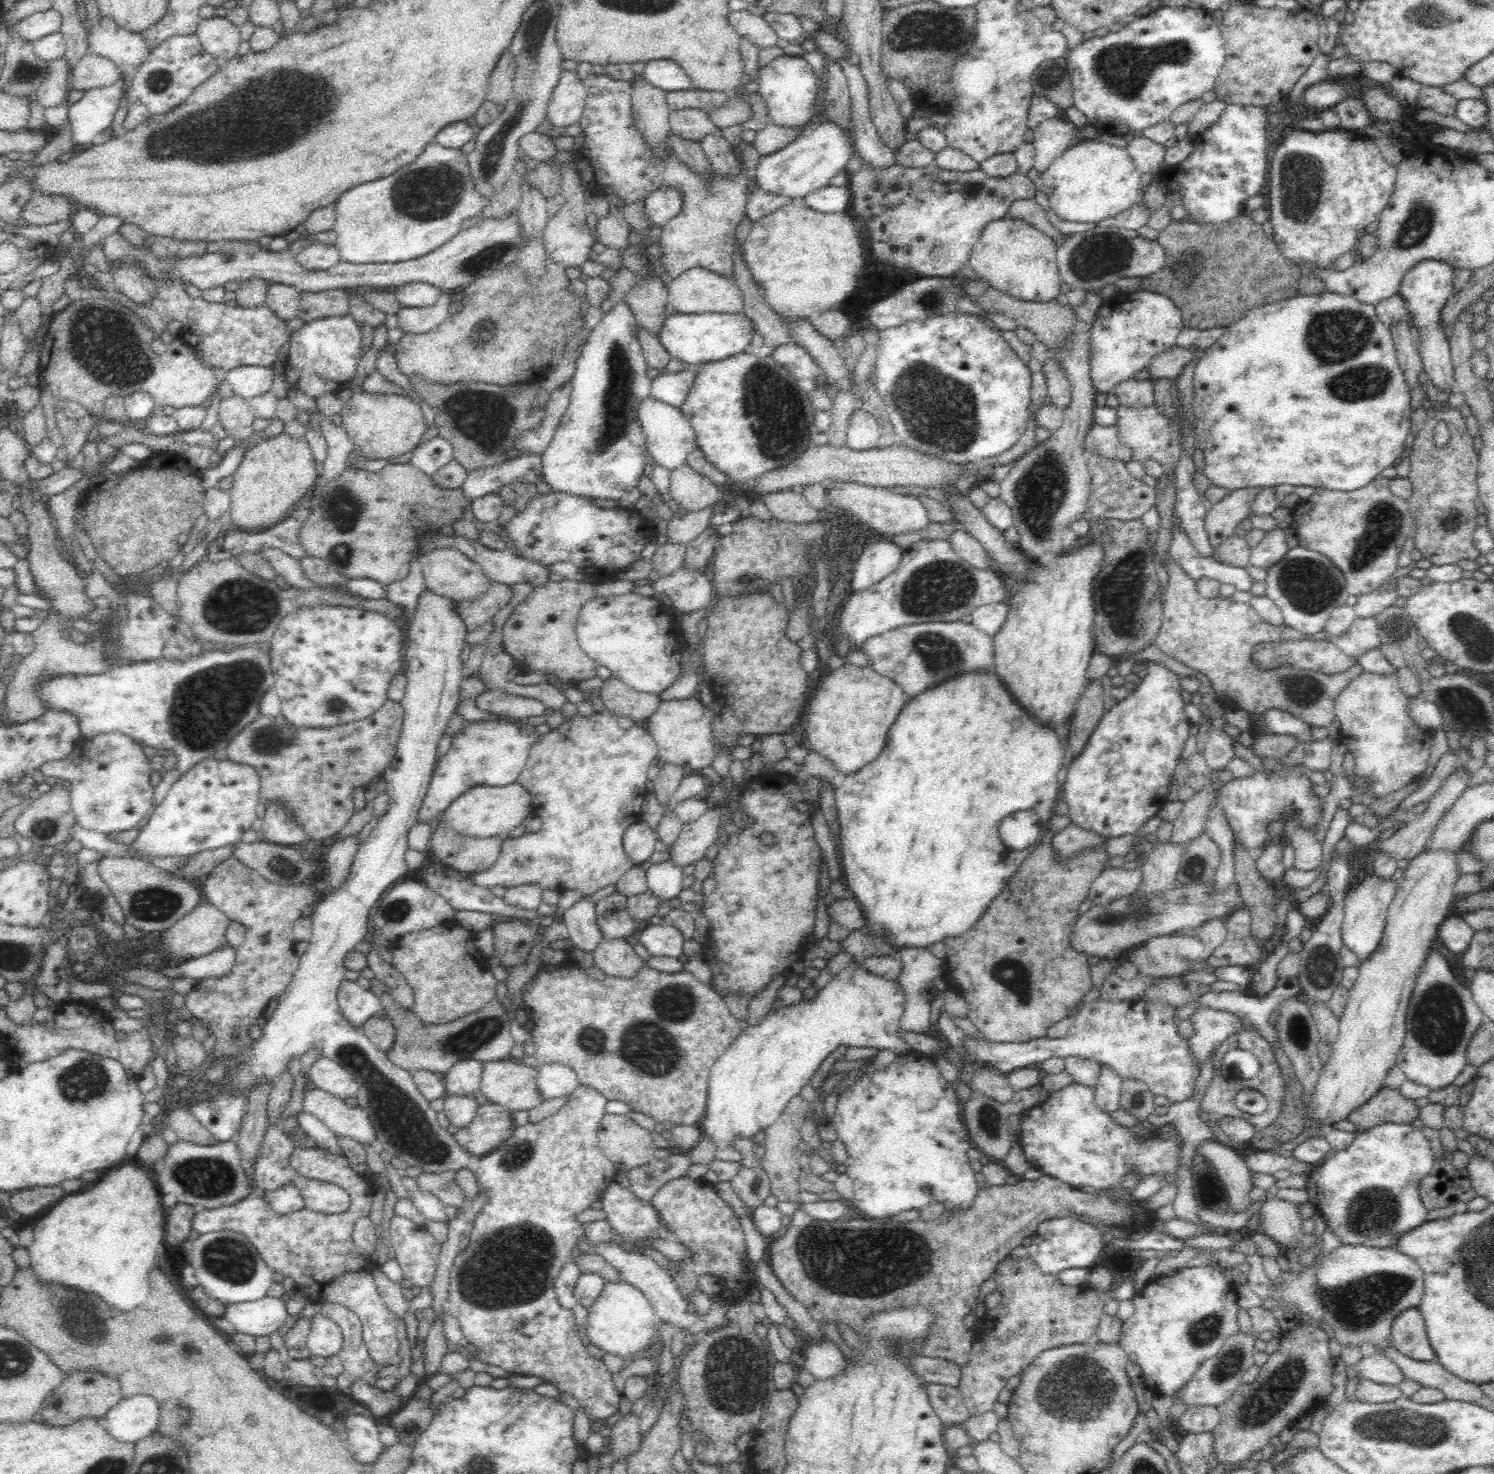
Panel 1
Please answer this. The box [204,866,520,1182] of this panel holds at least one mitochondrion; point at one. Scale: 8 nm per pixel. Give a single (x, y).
(403, 1121)

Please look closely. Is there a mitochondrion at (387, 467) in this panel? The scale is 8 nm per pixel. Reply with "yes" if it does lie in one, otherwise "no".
no

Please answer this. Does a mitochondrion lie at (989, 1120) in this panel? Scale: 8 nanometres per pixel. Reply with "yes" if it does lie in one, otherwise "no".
yes

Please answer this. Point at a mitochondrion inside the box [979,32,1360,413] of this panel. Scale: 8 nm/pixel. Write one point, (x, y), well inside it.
(1123, 68)

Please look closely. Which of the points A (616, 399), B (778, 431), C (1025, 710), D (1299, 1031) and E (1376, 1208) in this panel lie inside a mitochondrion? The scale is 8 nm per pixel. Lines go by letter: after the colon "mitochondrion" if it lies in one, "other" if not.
A: mitochondrion
B: mitochondrion
C: other
D: other
E: mitochondrion

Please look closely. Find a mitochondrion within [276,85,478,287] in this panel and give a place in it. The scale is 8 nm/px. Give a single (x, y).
(437, 188)

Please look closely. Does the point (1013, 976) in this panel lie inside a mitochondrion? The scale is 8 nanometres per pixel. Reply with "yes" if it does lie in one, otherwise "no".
yes

